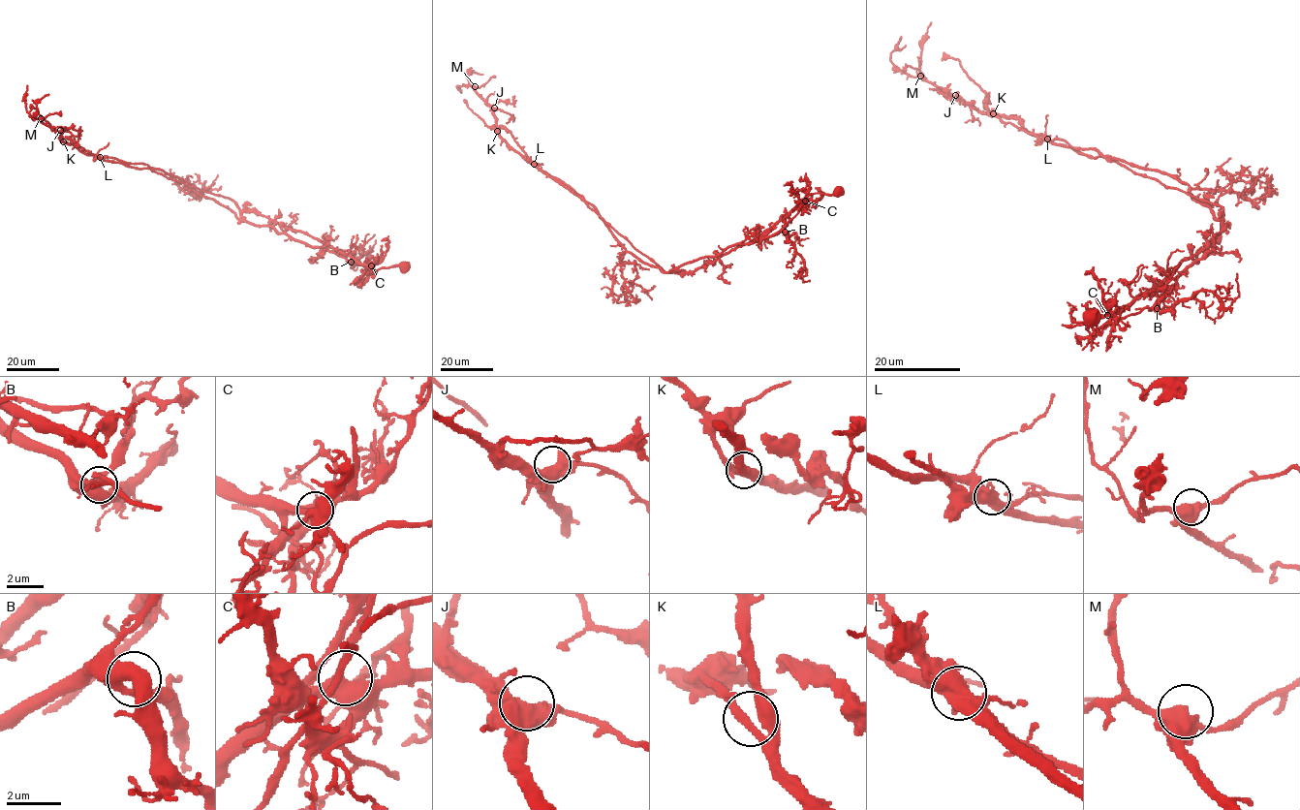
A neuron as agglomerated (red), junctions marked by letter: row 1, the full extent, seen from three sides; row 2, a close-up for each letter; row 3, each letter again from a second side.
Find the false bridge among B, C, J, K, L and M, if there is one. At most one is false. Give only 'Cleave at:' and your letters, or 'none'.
Cleave at: L

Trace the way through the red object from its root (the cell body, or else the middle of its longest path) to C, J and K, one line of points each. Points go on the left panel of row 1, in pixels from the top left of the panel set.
C: (405, 266), (381, 267), (372, 277), (367, 268), (371, 265)
J: (405, 266), (381, 267), (372, 277), (365, 265), (316, 237), (150, 169), (85, 154), (65, 142), (60, 130)
K: (405, 266), (381, 267), (372, 277), (350, 256), (241, 211), (229, 198), (63, 141)

